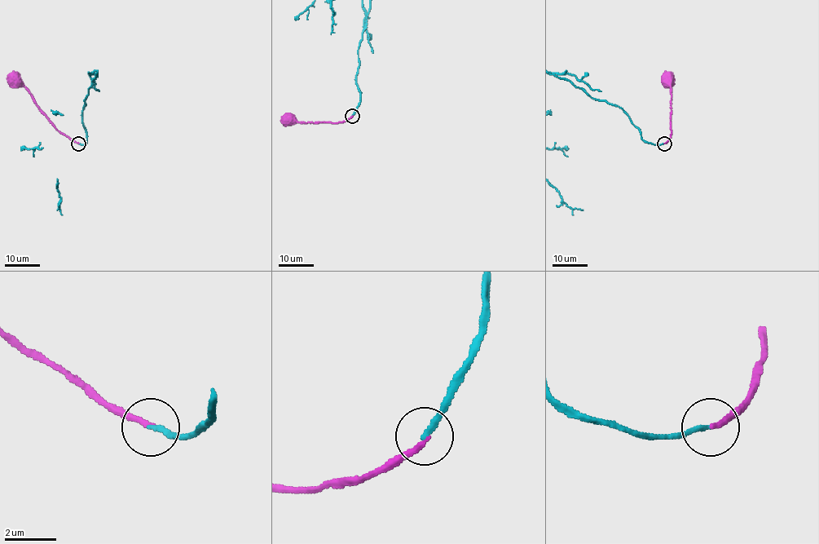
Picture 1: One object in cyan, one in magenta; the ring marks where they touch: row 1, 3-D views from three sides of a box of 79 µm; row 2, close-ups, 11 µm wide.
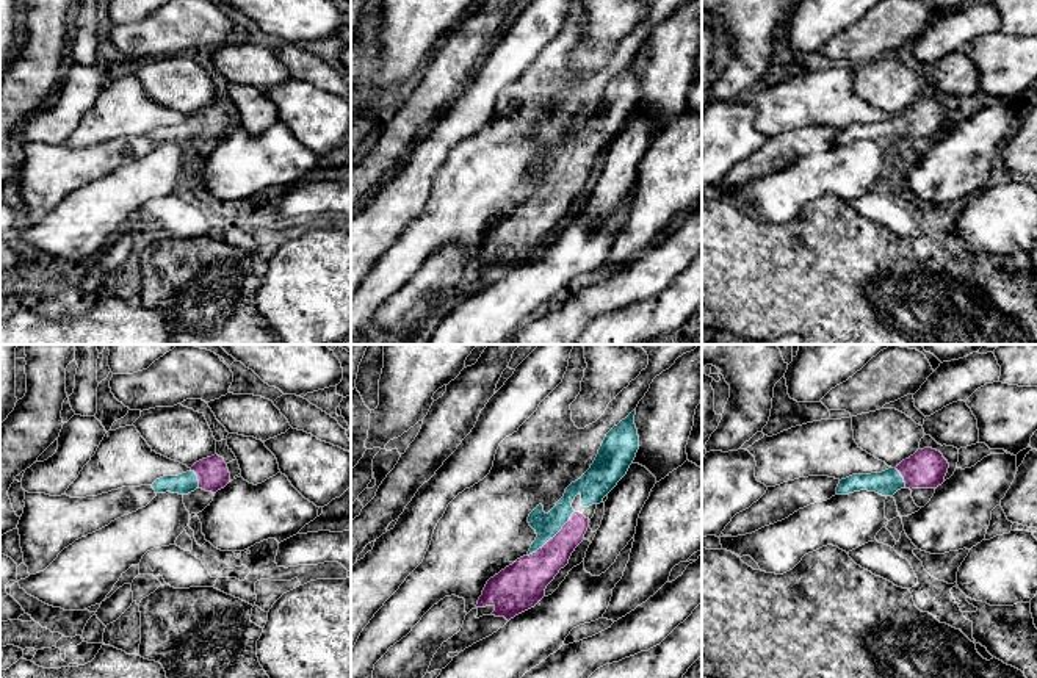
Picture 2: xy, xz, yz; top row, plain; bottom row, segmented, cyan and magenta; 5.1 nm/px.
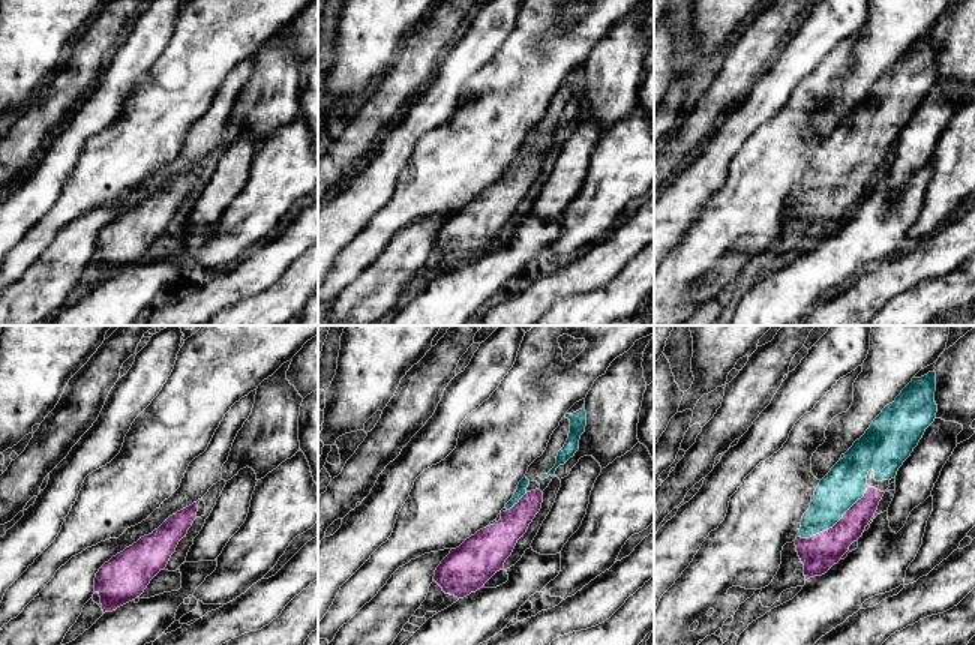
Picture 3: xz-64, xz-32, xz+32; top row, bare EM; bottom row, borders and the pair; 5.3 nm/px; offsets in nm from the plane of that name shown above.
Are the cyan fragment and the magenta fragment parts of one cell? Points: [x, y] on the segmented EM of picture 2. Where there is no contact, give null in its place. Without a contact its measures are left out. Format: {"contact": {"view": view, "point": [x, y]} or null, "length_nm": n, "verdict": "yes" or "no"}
{"contact": {"view": "xz", "point": [553, 536]}, "length_nm": 340, "verdict": "yes"}

